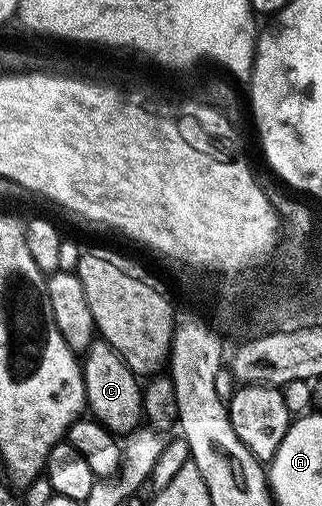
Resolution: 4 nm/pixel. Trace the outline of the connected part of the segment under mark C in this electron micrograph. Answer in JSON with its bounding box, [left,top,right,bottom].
[81,339,144,435]

